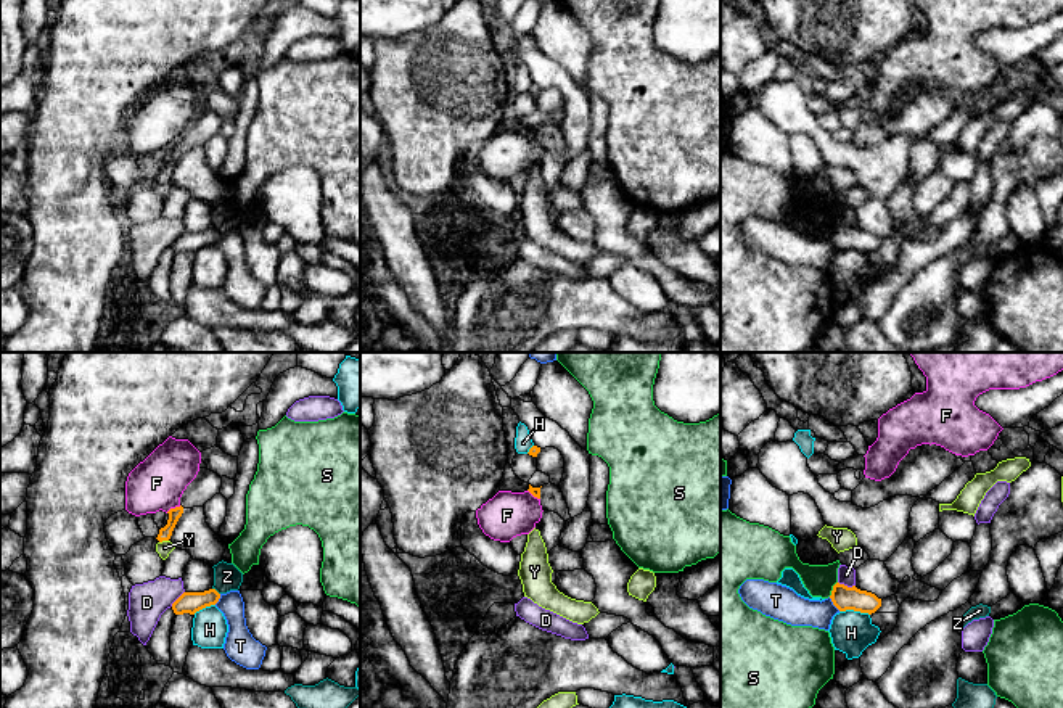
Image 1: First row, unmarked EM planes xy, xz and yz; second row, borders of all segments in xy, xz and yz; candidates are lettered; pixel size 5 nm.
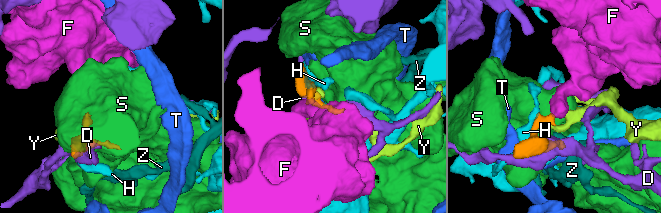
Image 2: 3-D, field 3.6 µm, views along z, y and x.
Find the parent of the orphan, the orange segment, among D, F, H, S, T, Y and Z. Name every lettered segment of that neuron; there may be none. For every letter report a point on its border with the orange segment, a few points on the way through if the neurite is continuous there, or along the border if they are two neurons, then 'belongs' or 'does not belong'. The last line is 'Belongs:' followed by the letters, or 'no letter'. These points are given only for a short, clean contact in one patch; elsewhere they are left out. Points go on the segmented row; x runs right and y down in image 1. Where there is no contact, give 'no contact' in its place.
D: yz (846, 586) | does not belong
F: xy (172, 509) | along xy (180, 506), (171, 507), (166, 512) | does not belong
H: yz (854, 610) | does not belong
S: yz (833, 589) | along yz (837, 581), (829, 596) | does not belong
T: yz (833, 604) | does not belong
Y: xy (163, 539) | along xy (168, 539), (160, 543) | does not belong
Z: xy (216, 591) | along xy (213, 588), (219, 594) | does not belong
Belongs: no letter

